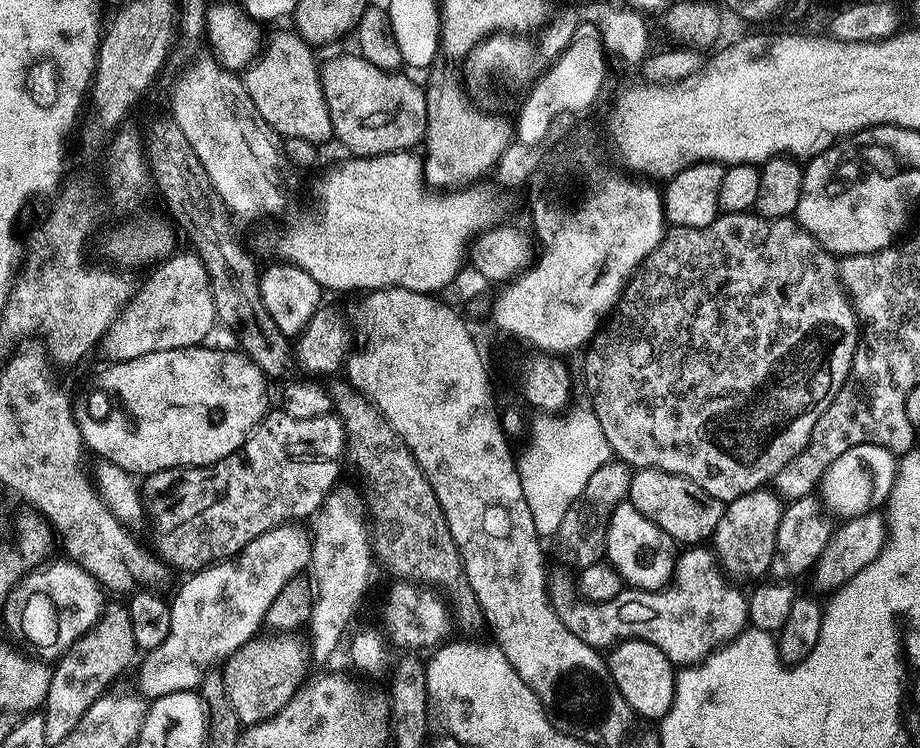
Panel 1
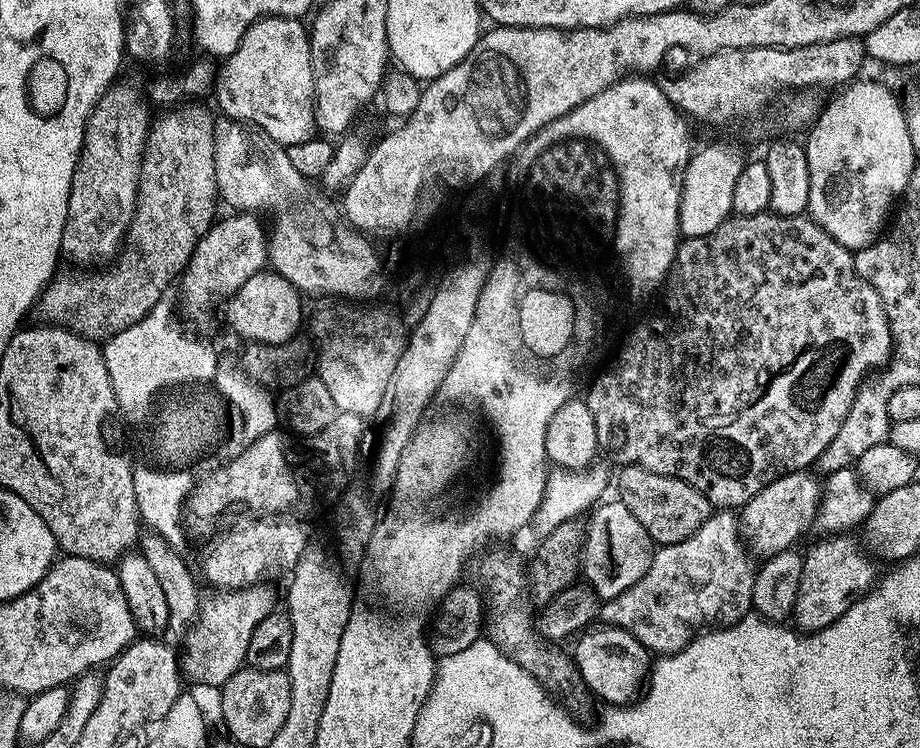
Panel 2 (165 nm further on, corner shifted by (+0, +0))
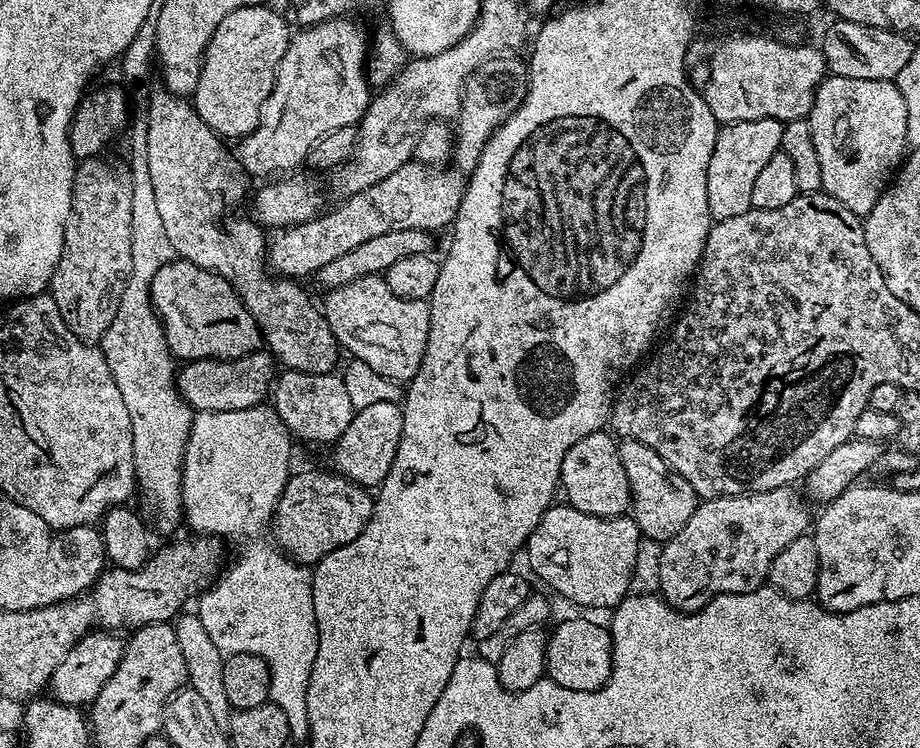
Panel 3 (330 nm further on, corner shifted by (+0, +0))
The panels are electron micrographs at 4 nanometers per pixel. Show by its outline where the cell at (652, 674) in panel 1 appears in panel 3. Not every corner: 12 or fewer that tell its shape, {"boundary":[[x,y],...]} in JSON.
{"boundary":[[564,620],[548,636],[546,676],[593,692],[612,673],[612,634]]}

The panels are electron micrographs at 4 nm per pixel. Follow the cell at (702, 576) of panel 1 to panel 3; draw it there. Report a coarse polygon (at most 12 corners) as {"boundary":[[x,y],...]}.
{"boundary":[[789,486],[701,499],[663,541],[680,612],[765,587],[814,520]]}

